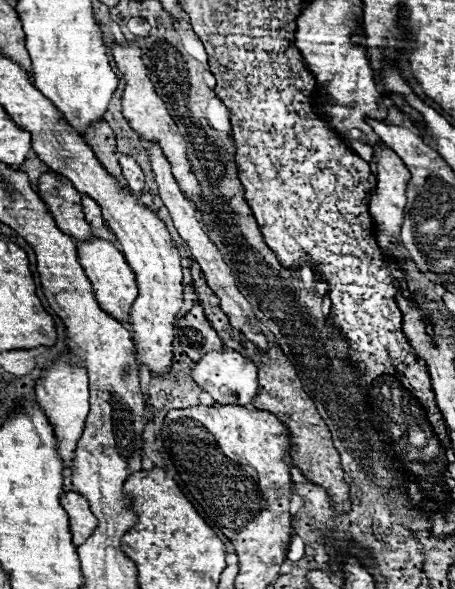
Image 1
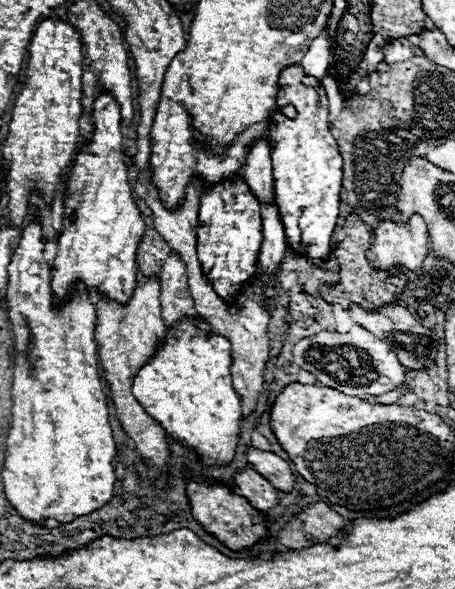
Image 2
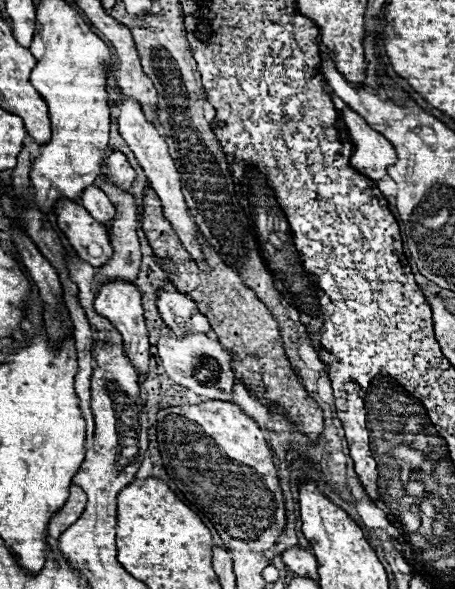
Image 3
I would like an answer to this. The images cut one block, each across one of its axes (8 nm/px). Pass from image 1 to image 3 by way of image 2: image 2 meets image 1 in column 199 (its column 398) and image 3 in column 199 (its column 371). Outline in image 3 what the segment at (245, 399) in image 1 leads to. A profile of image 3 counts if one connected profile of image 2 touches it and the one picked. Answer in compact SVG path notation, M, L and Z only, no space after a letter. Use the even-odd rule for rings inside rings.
M174 334L160 336L158 340L158 356L164 364L166 376L192 392L196 392L200 398L216 398L216 400L230 400L232 398L232 386L234 386L234 372L232 372L232 358L230 354L220 346L218 340L208 338L206 334L186 334L184 338L178 338Z

